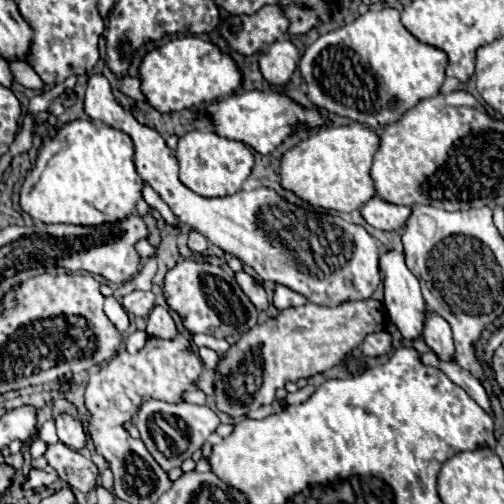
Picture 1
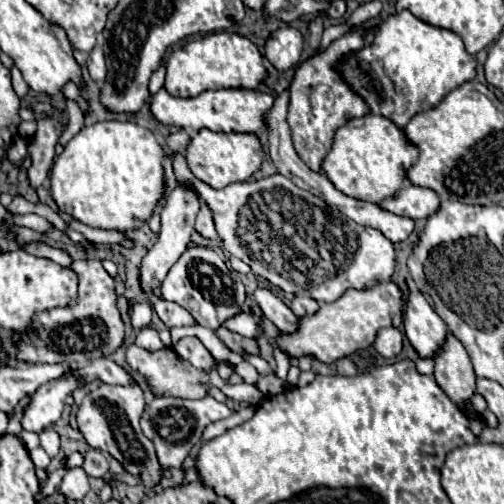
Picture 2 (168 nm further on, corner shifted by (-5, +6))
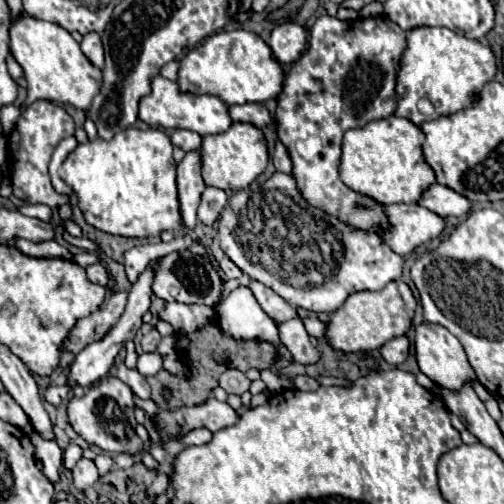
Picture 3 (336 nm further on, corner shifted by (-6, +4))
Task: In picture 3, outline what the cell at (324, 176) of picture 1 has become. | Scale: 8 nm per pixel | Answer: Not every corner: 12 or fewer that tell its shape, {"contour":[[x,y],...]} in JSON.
{"contour":[[398,116],[346,132],[340,178],[380,204],[436,182],[422,128]]}

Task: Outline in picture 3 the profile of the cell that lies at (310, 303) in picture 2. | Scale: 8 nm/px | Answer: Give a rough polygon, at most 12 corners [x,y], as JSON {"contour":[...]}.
{"contour":[[306,318],[310,336],[324,340],[326,326],[318,318]]}

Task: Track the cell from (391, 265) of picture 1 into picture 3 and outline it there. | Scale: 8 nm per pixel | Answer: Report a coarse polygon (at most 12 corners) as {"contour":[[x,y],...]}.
{"contour":[[444,326],[416,328],[422,374],[450,392],[476,384],[460,340]]}

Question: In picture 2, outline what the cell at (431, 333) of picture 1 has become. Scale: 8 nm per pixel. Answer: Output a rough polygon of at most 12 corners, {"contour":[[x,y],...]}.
{"contour":[[451,332],[435,354],[435,380],[459,406],[475,394],[465,346]]}

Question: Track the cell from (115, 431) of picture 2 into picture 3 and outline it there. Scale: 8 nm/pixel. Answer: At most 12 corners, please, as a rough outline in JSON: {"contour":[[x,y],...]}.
{"contour":[[104,376],[66,406],[106,452],[142,452],[132,390]]}

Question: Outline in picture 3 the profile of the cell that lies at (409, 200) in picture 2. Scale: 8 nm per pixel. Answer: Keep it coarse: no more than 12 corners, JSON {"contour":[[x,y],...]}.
{"contour":[[434,184],[418,204],[444,218],[464,216],[472,200]]}

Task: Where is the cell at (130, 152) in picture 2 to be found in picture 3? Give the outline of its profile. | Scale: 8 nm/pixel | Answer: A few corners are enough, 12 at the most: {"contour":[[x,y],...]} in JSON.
{"contour":[[126,128],[60,176],[86,222],[150,238],[182,226],[172,142]]}

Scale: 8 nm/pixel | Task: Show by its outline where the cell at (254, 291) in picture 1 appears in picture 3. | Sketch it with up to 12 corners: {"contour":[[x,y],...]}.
{"contour":[[300,318],[280,324],[282,344],[294,362],[320,360]]}

